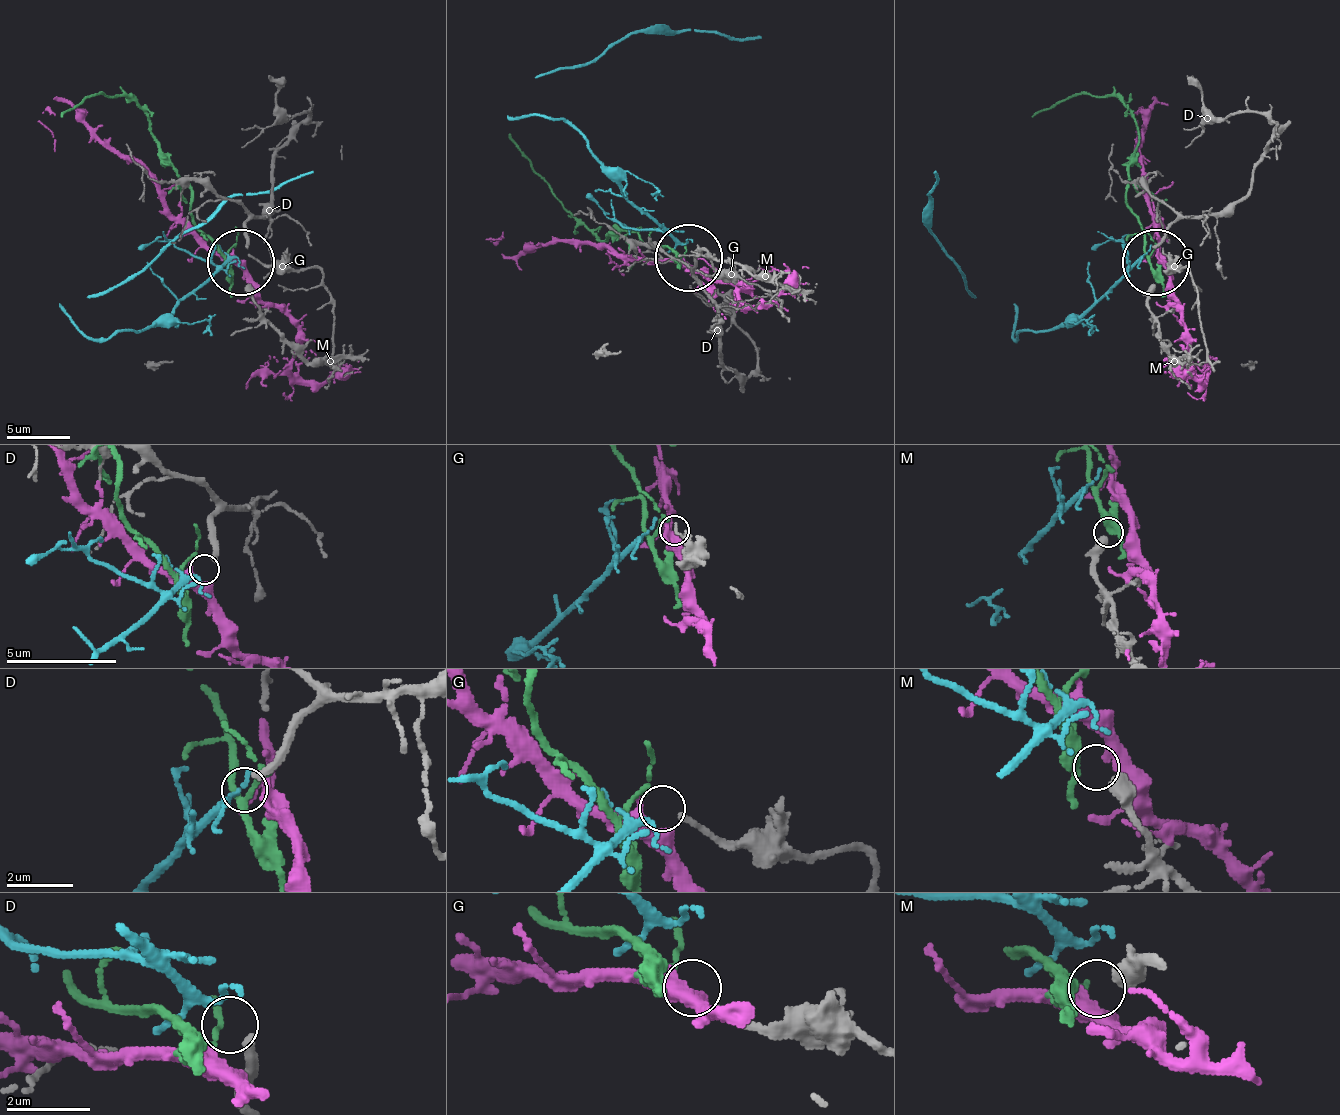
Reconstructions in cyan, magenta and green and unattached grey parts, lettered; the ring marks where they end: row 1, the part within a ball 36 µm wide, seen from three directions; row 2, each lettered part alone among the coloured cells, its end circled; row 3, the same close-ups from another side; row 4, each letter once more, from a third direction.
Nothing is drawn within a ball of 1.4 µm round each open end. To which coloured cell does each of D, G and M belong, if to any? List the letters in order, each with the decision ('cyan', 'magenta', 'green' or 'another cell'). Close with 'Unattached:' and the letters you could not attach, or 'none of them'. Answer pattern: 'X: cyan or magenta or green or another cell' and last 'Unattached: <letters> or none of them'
D: cyan
G: another cell
M: green
Unattached: G

